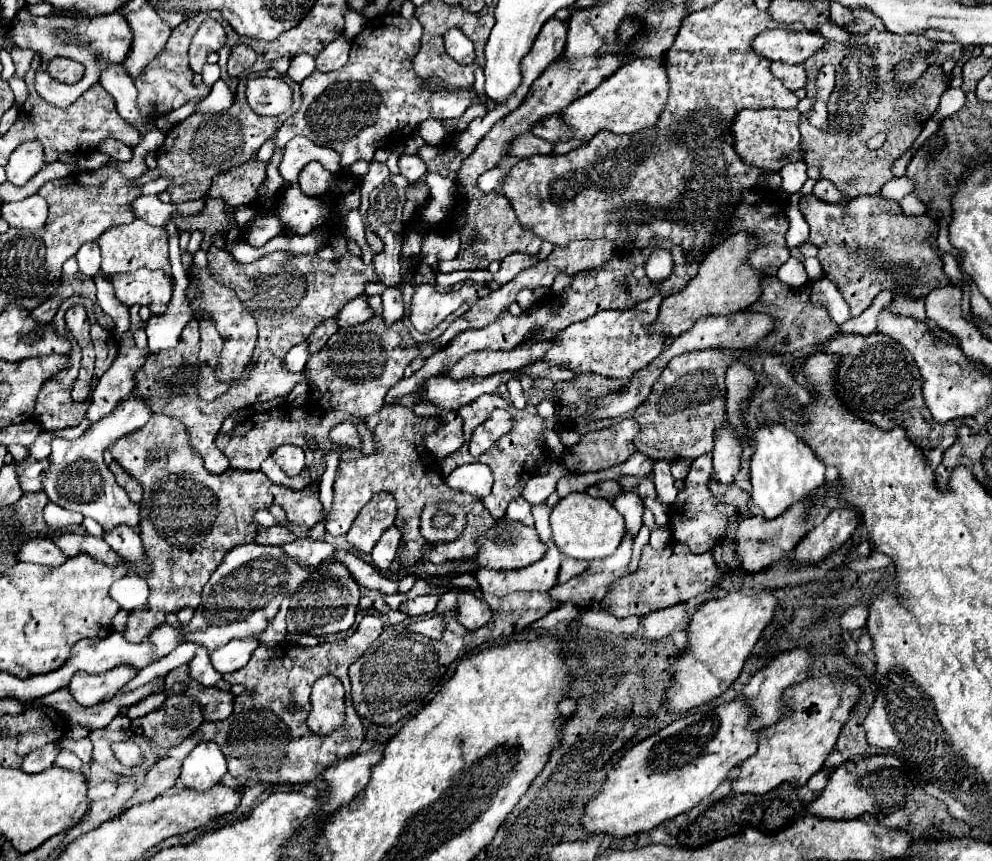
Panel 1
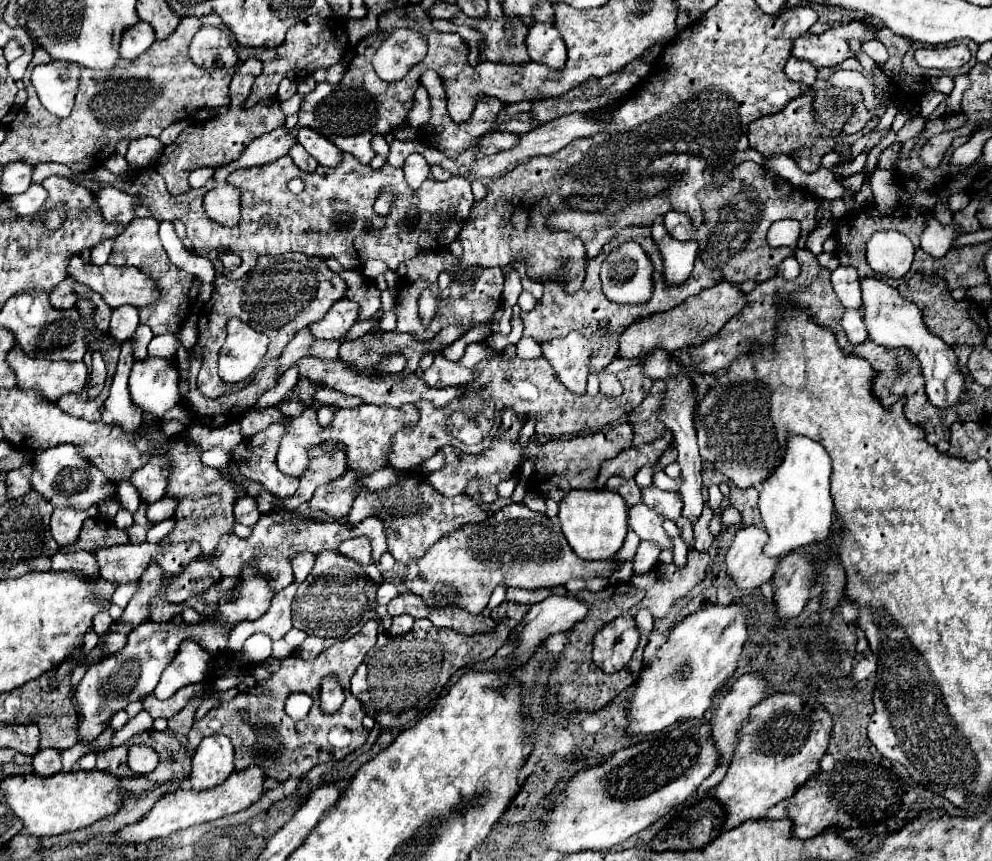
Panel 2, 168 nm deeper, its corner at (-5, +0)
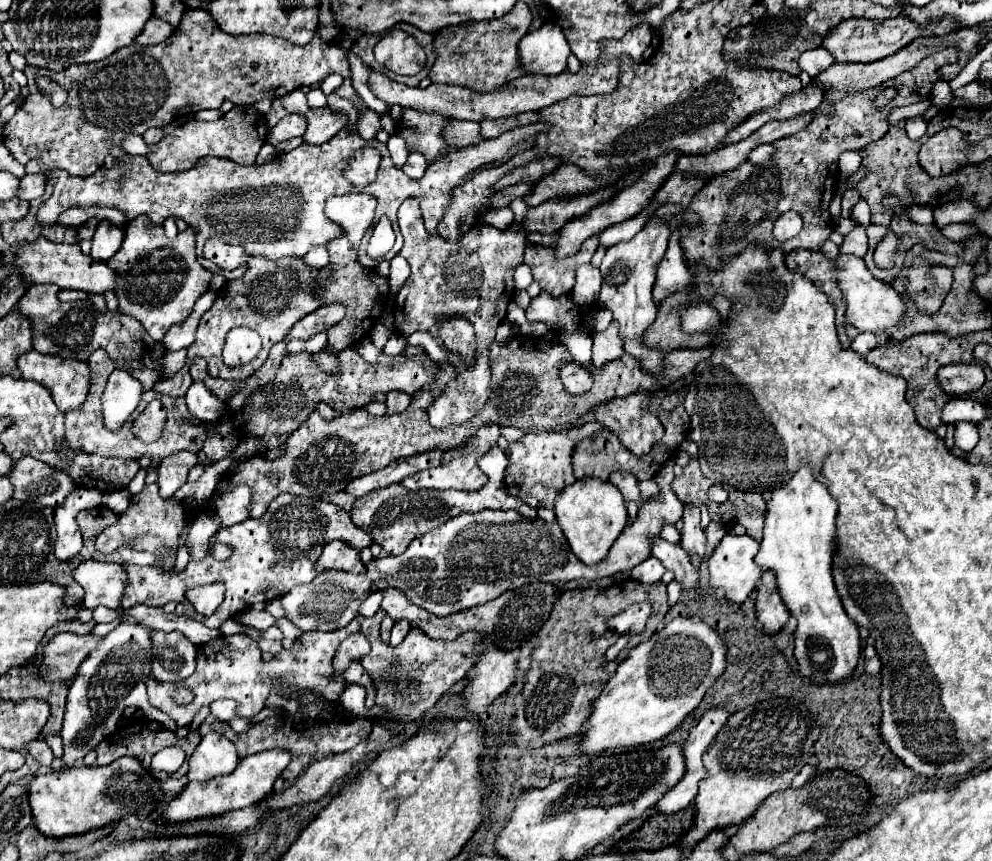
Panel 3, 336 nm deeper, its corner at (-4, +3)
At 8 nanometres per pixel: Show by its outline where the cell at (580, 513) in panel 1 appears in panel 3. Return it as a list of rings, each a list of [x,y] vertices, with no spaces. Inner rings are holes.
[[[582,478],[566,486],[556,496],[554,512],[572,552],[584,564],[596,564],[604,560],[610,546],[622,534],[628,522],[628,514],[626,514],[626,506],[620,490],[610,482],[600,482],[598,478]]]

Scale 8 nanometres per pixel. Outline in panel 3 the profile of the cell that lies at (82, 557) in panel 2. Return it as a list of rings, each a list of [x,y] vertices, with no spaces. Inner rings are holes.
[[[84,560],[72,574],[74,580],[86,590],[86,608],[94,610],[100,604],[112,610],[118,608],[118,600],[126,584],[126,572],[122,564]]]

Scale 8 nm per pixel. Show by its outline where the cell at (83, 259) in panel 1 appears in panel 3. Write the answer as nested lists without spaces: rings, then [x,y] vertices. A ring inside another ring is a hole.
[[[100,220],[100,224],[96,226],[96,232],[94,232],[94,238],[92,238],[90,256],[106,262],[108,258],[112,258],[118,252],[120,244],[122,244],[122,238],[124,238],[122,228],[110,224],[108,220]]]

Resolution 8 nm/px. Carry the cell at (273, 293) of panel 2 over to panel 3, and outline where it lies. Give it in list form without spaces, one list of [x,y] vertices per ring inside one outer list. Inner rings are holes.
[[[284,256],[278,260],[268,260],[268,258],[252,258],[250,268],[246,274],[238,280],[228,280],[216,296],[216,302],[212,308],[202,316],[200,326],[196,330],[196,340],[188,348],[188,360],[186,366],[176,372],[172,378],[160,380],[154,384],[156,392],[168,394],[168,396],[184,396],[188,386],[192,384],[192,378],[188,374],[190,364],[194,358],[204,356],[208,360],[208,372],[212,378],[224,378],[224,380],[246,380],[250,374],[254,374],[268,358],[268,350],[286,338],[288,330],[304,316],[308,316],[312,310],[320,308],[320,298],[314,292],[314,284],[318,278],[318,268],[312,268],[304,262],[302,256]],[[232,326],[248,326],[256,330],[262,336],[262,350],[254,358],[254,362],[244,364],[240,368],[226,368],[222,362],[222,346],[226,340],[226,332]]]

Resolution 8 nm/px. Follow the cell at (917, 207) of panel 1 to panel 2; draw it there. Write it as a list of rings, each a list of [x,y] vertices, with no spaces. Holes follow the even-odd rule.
[[[957,192],[950,196],[950,203],[948,204],[952,211],[965,208],[972,200],[972,195],[968,192]]]

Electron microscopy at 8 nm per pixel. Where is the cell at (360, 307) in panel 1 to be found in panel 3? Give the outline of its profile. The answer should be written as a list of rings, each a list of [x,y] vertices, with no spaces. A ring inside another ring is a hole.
[[[340,302],[320,306],[316,312],[298,320],[292,326],[292,330],[288,332],[288,338],[308,340],[308,338],[316,336],[318,332],[326,332],[330,326],[336,326],[336,322],[340,322],[344,318],[344,314],[346,314],[346,310],[344,310],[344,304],[340,304]]]

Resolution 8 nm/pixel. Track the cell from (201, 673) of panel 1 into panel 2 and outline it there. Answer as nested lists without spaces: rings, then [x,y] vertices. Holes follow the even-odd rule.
[[[183,641],[167,669],[161,673],[161,681],[153,695],[157,699],[169,699],[177,689],[207,679],[209,669],[211,655],[195,641]]]

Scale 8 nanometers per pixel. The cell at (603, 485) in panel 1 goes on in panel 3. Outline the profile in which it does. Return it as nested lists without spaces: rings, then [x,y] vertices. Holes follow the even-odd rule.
[[[612,472],[610,474],[610,482],[620,488],[620,492],[622,492],[626,502],[630,502],[630,500],[640,502],[642,500],[640,488],[638,488],[638,480],[634,478],[634,474],[630,474],[630,472]]]

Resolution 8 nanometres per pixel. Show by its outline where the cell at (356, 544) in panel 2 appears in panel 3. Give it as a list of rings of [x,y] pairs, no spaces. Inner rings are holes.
[[[332,540],[328,546],[324,546],[320,562],[316,564],[318,572],[336,568],[336,570],[348,570],[348,572],[366,572],[366,566],[360,560],[360,552],[352,550],[346,542]]]

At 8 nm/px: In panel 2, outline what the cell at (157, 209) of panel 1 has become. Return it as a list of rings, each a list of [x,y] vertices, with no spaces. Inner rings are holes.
[[[105,185],[97,195],[97,203],[101,207],[101,215],[107,223],[121,223],[127,225],[133,219],[133,211],[139,205],[139,197],[127,195],[119,189]]]

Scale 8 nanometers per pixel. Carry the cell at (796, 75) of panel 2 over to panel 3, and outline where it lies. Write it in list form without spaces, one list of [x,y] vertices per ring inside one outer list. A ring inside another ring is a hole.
[[[814,48],[814,50],[806,50],[800,60],[798,60],[800,68],[804,72],[808,72],[812,78],[818,76],[820,72],[824,72],[828,66],[834,64],[834,58],[828,54],[828,50],[824,48]]]

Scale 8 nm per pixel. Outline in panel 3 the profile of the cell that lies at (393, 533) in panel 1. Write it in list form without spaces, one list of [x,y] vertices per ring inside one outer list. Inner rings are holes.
[[[280,494],[272,500],[270,508],[262,518],[248,518],[240,524],[220,528],[212,538],[208,552],[202,560],[190,558],[188,566],[180,572],[174,568],[162,568],[160,564],[136,566],[122,564],[128,574],[128,586],[124,588],[124,598],[120,598],[120,610],[128,612],[136,604],[162,608],[166,602],[176,600],[186,606],[186,616],[204,622],[206,618],[196,614],[194,606],[186,602],[186,590],[210,582],[226,584],[226,598],[218,610],[210,616],[210,628],[220,628],[228,618],[238,616],[242,610],[250,608],[254,602],[268,602],[284,596],[290,588],[298,584],[308,584],[316,576],[316,562],[322,554],[322,548],[330,540],[342,540],[356,550],[372,546],[372,536],[352,524],[346,510],[336,504],[328,504],[314,498],[302,498],[292,494]],[[216,542],[228,544],[232,554],[228,560],[216,560],[212,556],[212,546]]]

